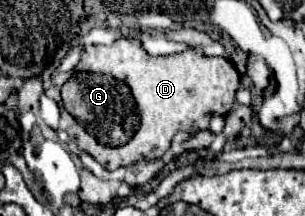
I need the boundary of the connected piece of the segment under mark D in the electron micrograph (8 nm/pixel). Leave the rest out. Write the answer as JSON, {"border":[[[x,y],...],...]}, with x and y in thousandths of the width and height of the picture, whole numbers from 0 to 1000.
{"border":[[[397,171],[384,199],[357,218],[351,208],[285,218],[246,329],[351,338],[384,375],[403,375],[430,412],[430,440],[443,449],[449,477],[462,588],[449,597],[436,644],[423,644],[397,681],[338,681],[285,606],[272,606],[266,579],[213,514],[197,412],[187,403],[148,412],[148,435],[180,463],[193,491],[193,597],[220,606],[220,625],[259,671],[259,690],[292,708],[351,792],[423,773],[469,736],[495,745],[534,727],[534,708],[554,690],[567,634],[587,606],[639,625],[659,597],[685,597],[692,532],[705,523],[744,532],[777,477],[770,431],[790,412],[790,347],[738,264],[672,264],[633,227],[548,264],[495,264],[456,208],[449,181],[410,181],[410,171]]]}

